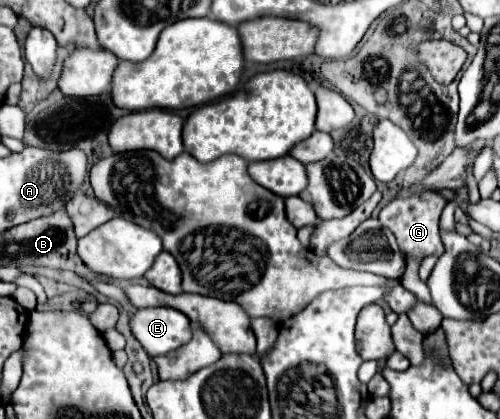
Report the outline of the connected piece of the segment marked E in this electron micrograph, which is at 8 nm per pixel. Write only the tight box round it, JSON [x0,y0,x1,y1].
[131,308,191,356]

